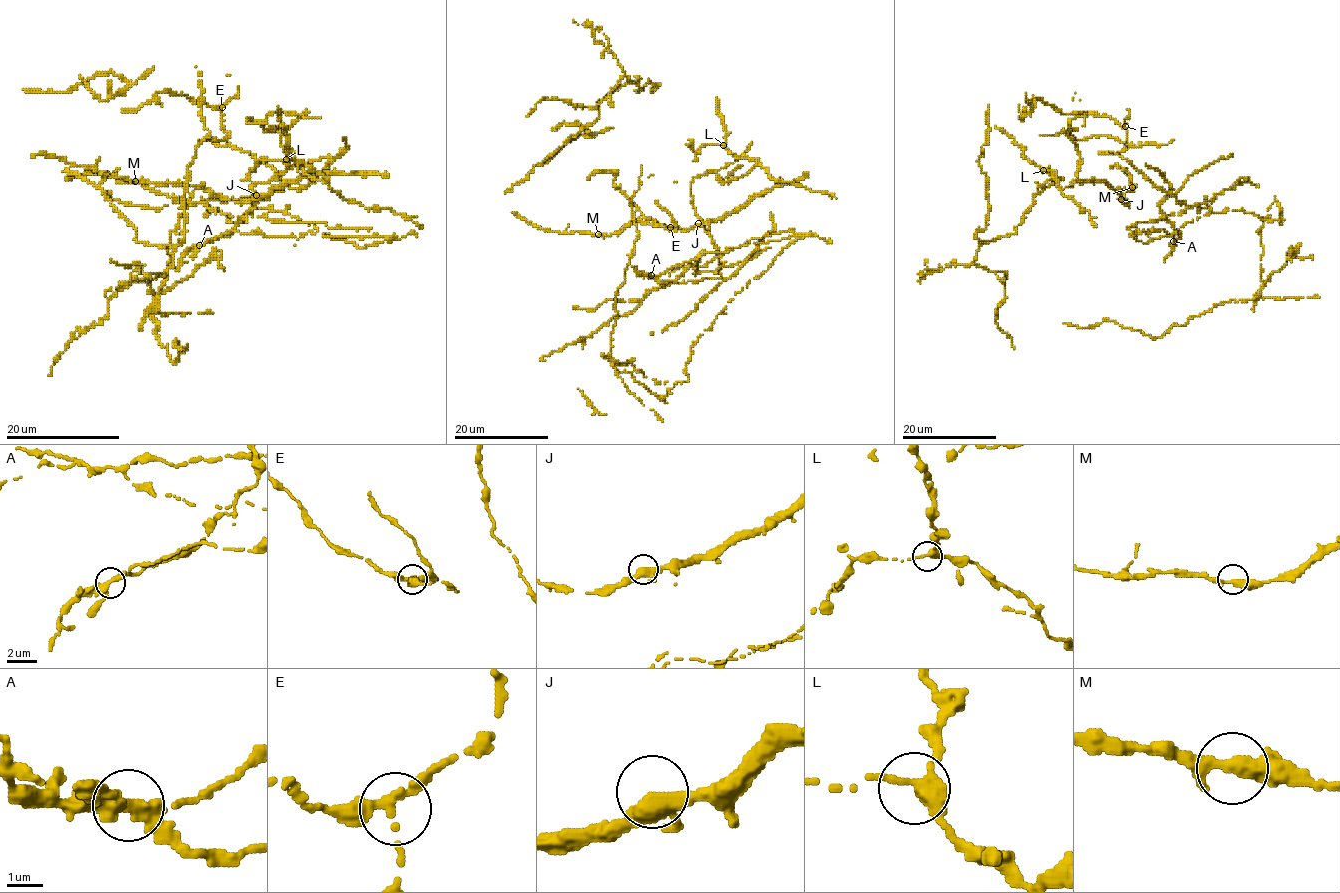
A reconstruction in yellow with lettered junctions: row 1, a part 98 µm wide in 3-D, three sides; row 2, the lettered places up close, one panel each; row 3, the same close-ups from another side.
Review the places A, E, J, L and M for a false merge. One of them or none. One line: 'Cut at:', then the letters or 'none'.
Cut at: A

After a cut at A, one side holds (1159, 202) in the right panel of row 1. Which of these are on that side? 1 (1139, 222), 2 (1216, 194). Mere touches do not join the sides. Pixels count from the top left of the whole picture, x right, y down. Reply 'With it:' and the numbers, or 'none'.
With it: 1, 2

